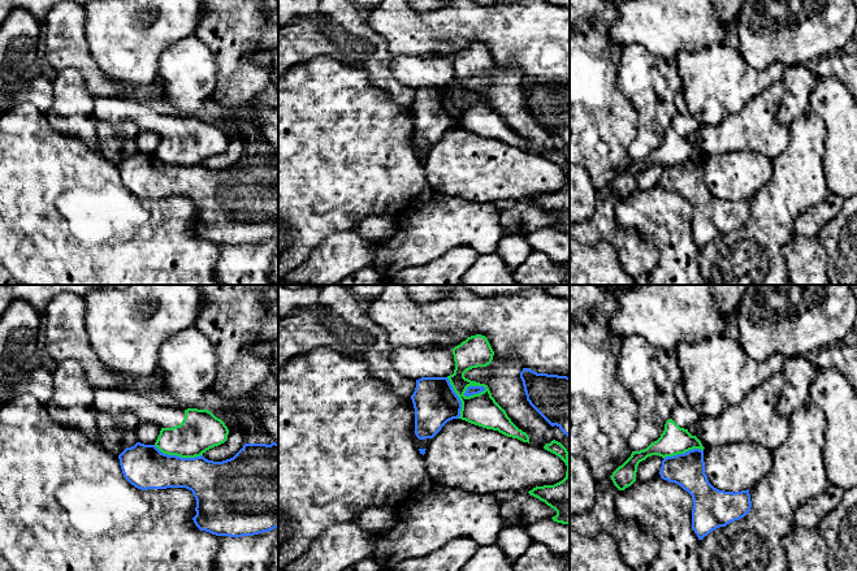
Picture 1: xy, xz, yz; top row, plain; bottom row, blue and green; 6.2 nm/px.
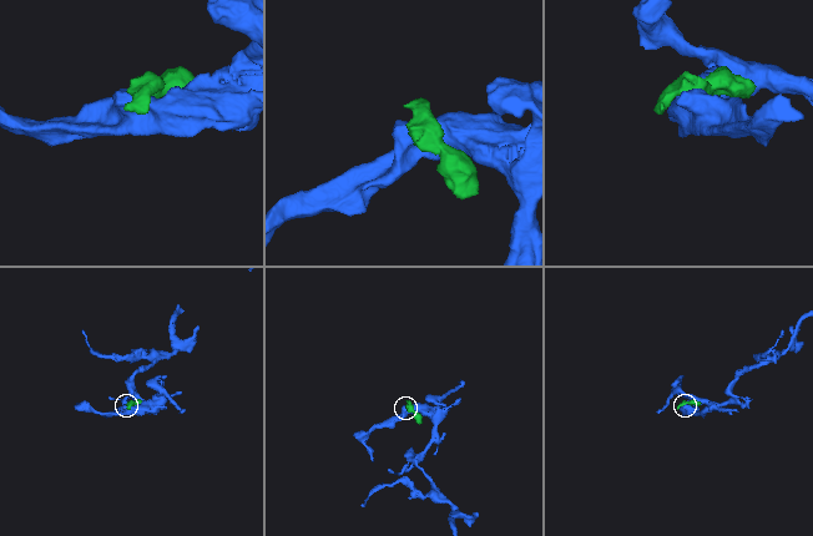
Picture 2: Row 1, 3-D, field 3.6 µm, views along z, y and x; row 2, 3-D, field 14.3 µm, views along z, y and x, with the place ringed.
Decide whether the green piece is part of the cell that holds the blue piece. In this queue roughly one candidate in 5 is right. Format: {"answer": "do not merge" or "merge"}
{"answer": "do not merge"}

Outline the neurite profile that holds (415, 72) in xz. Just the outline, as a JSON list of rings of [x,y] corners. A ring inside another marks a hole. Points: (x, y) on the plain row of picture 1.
[[[442,55],[393,56],[390,72],[397,81],[415,90],[447,86],[455,78],[453,57]]]

